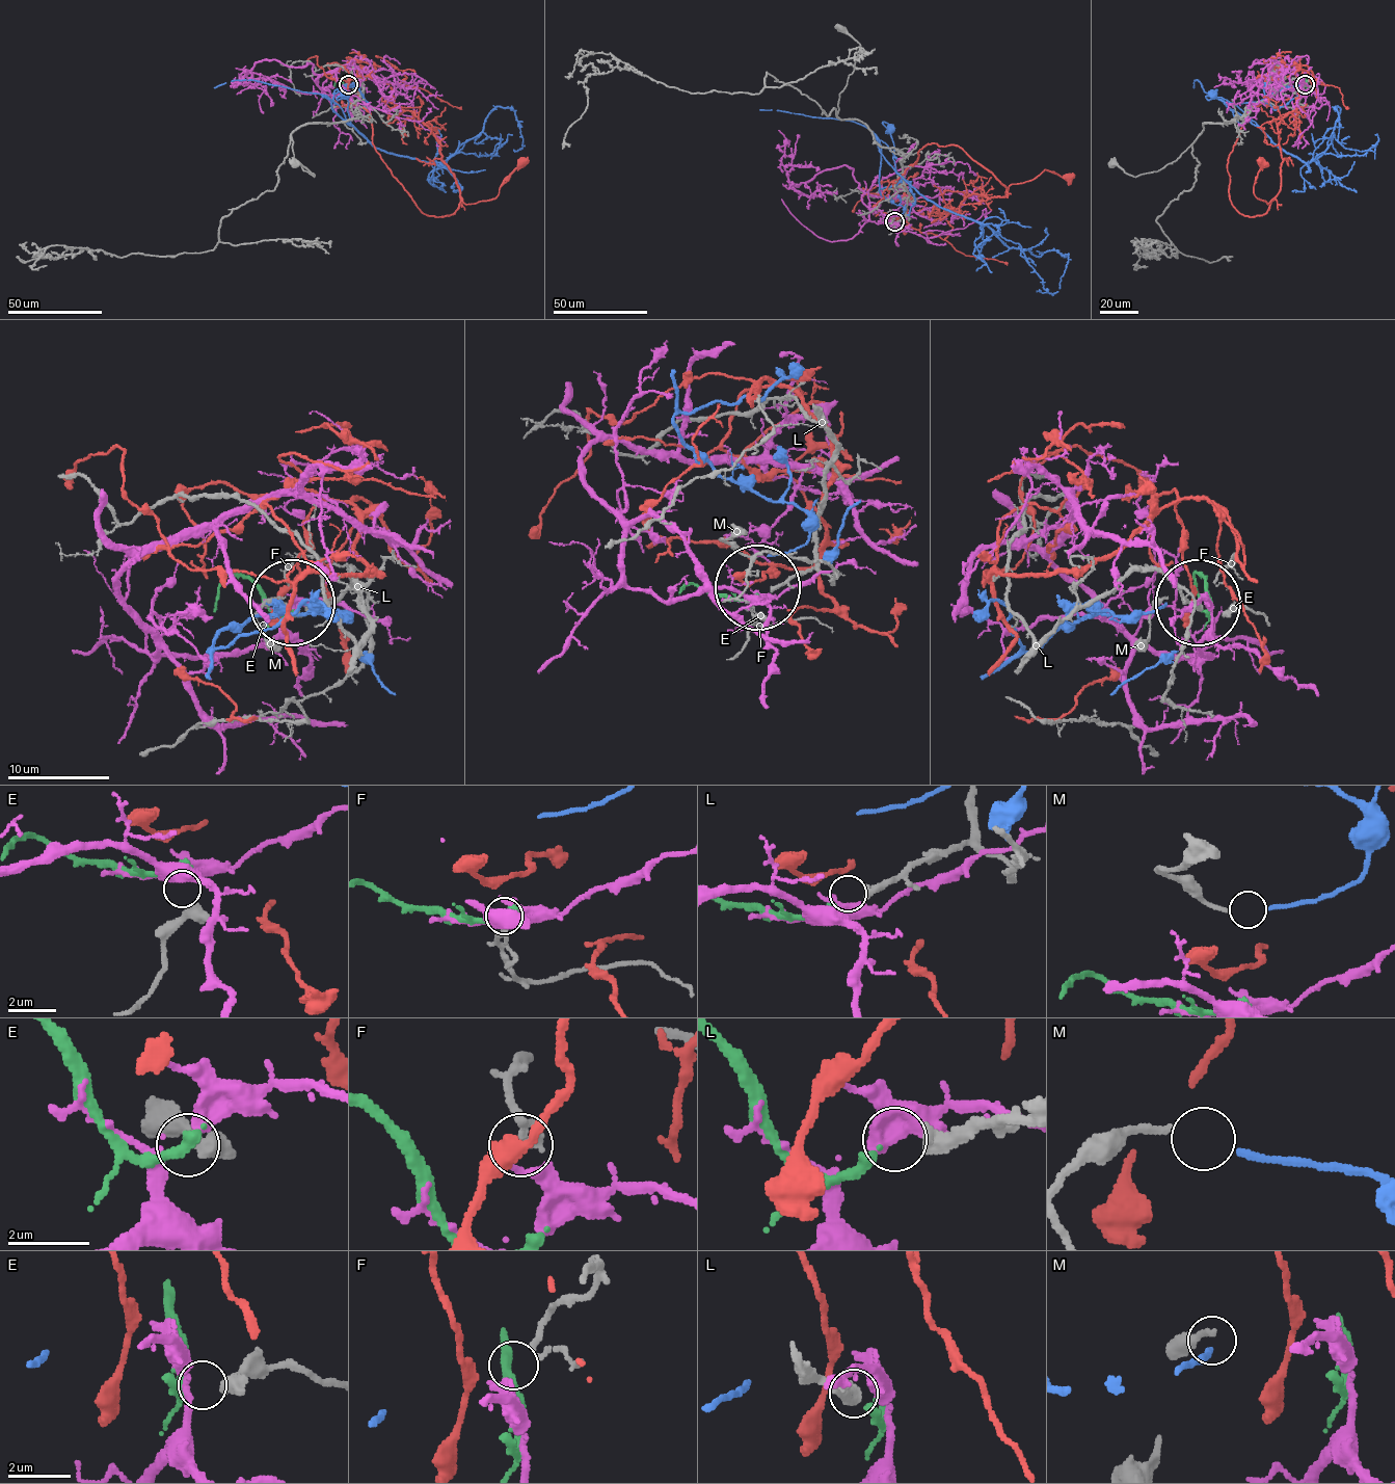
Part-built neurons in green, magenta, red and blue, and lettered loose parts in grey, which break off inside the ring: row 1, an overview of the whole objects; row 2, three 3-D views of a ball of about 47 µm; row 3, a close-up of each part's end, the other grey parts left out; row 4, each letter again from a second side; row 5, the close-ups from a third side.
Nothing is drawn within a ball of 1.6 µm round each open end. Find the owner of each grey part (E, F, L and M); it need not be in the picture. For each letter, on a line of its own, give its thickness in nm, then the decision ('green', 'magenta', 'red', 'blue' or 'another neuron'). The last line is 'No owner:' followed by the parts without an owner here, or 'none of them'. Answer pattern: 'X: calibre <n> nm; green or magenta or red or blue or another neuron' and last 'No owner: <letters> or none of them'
E: calibre 500 nm; another neuron
F: calibre 150 nm; magenta
L: calibre 360 nm; green
M: calibre 160 nm; blue
No owner: E

